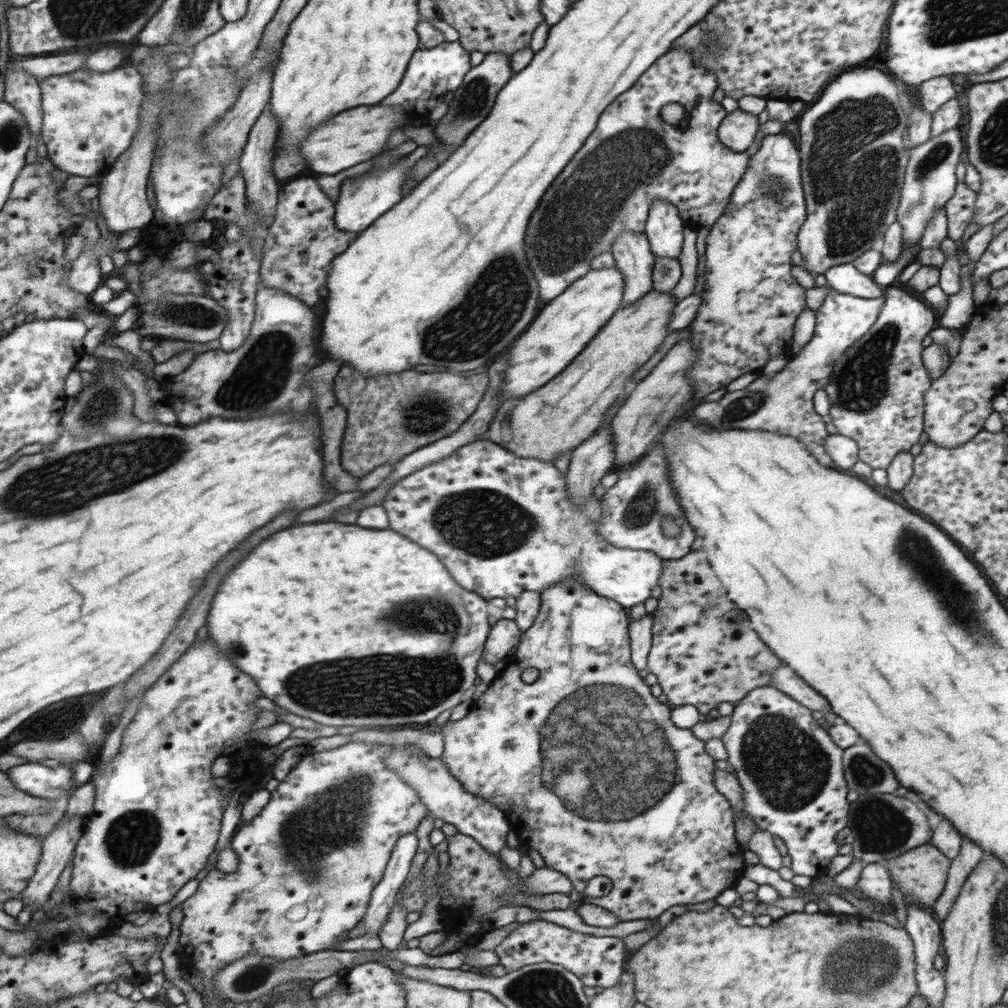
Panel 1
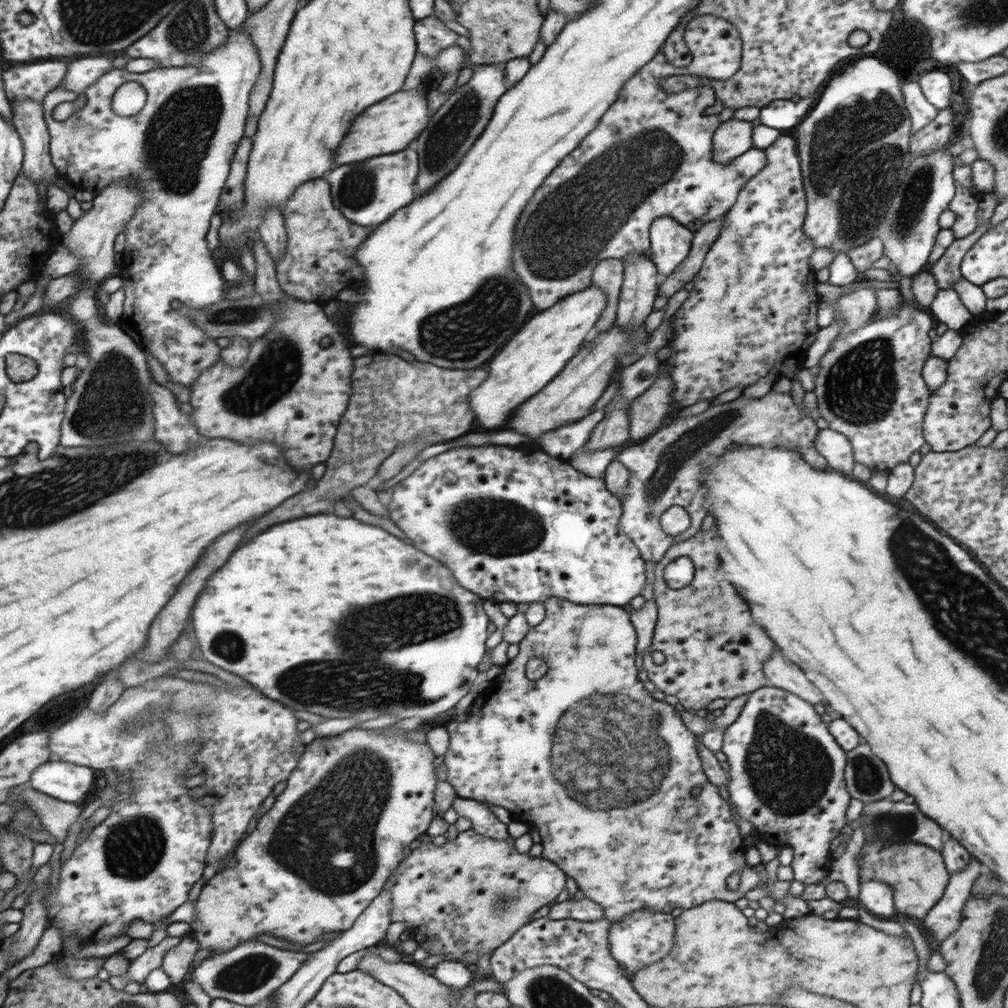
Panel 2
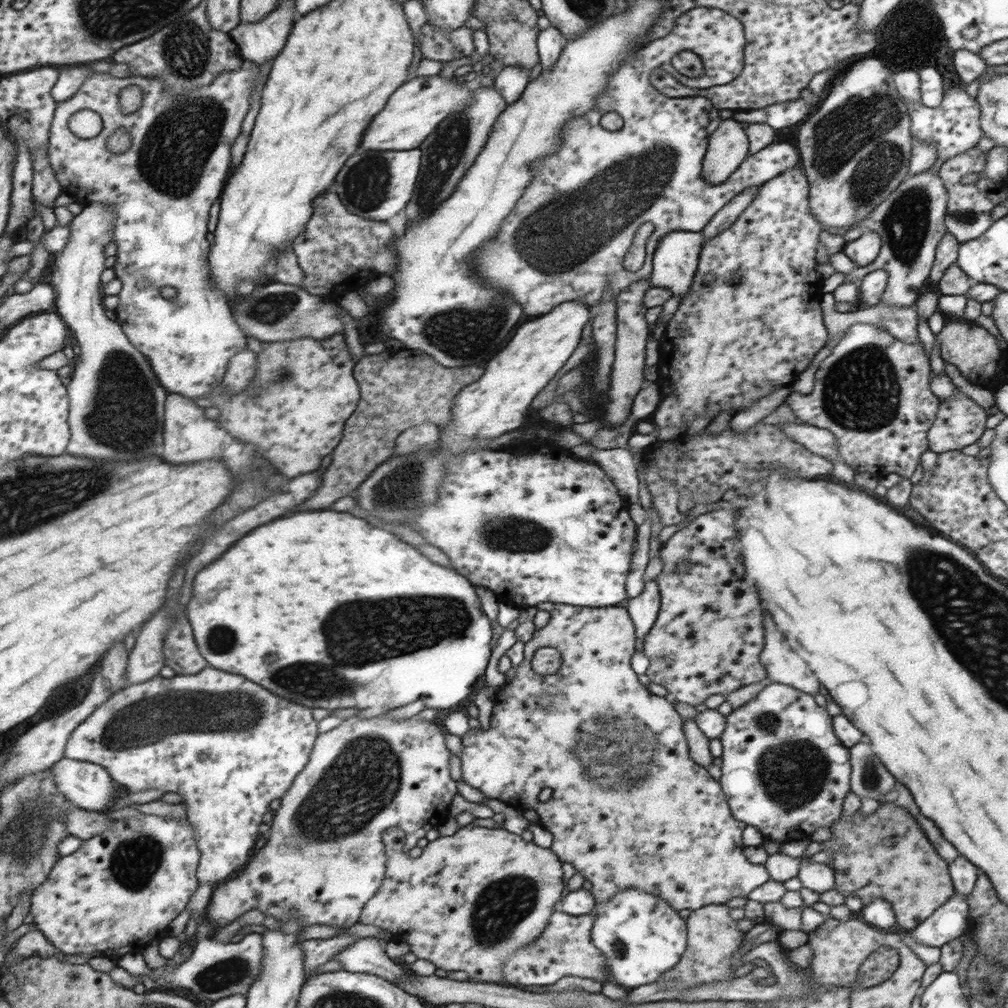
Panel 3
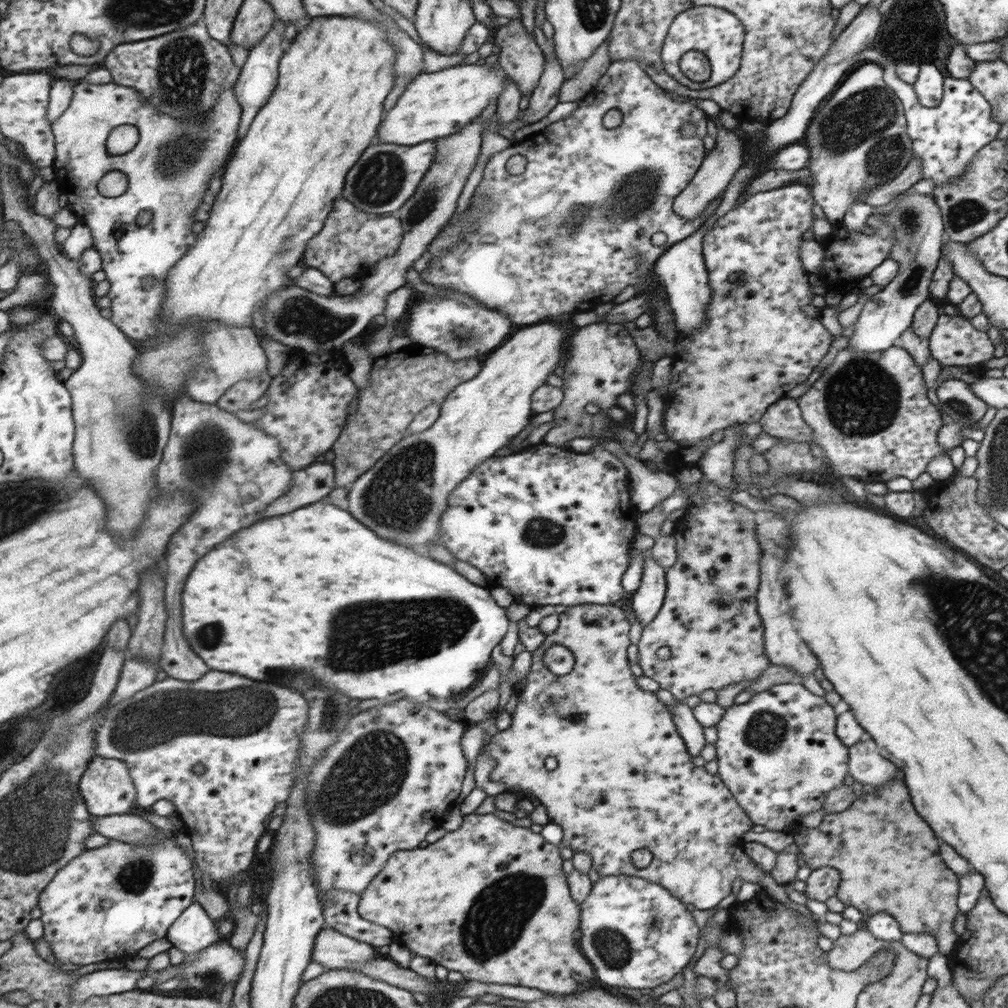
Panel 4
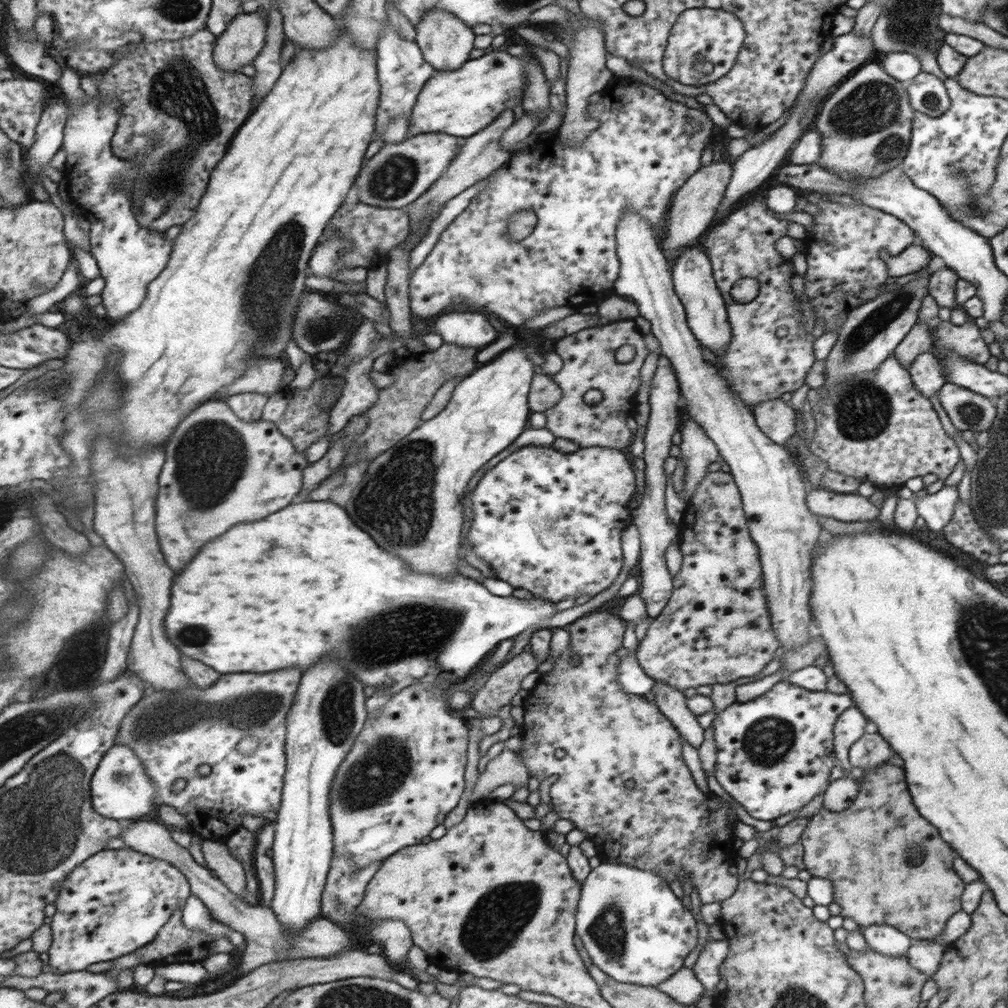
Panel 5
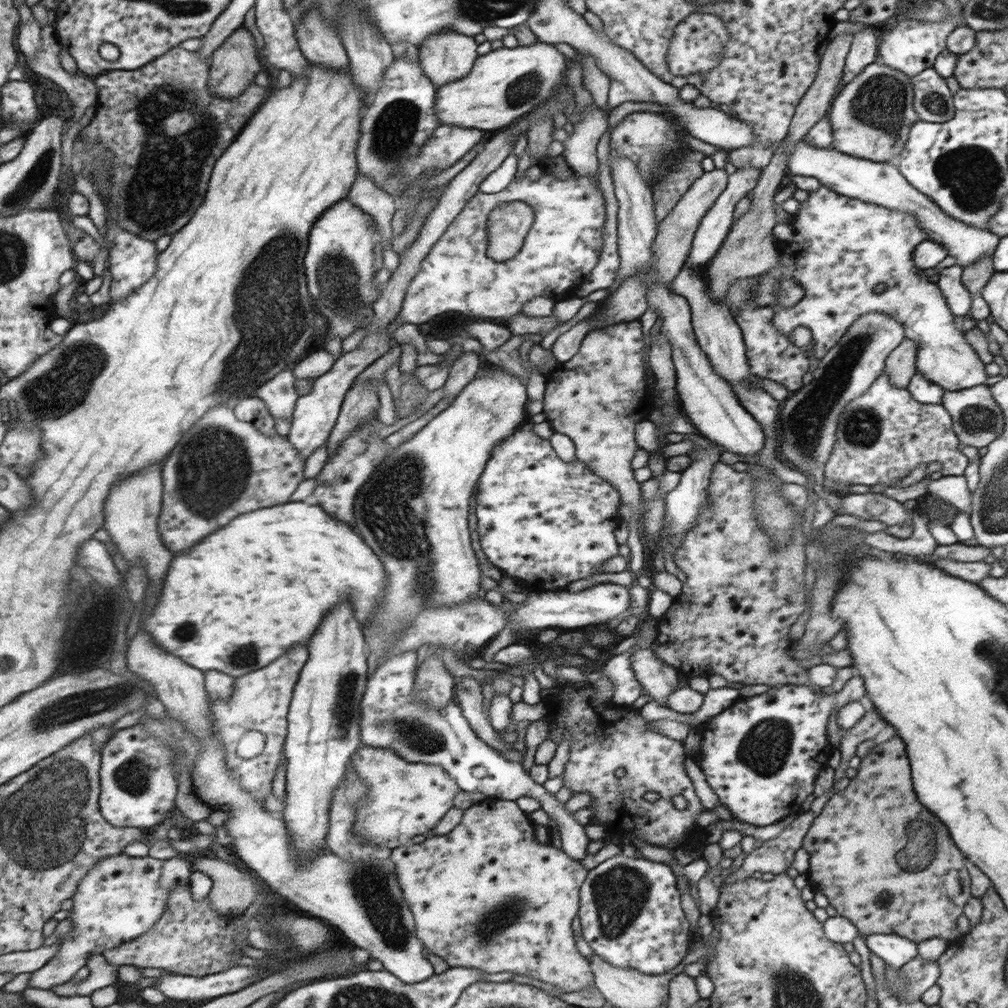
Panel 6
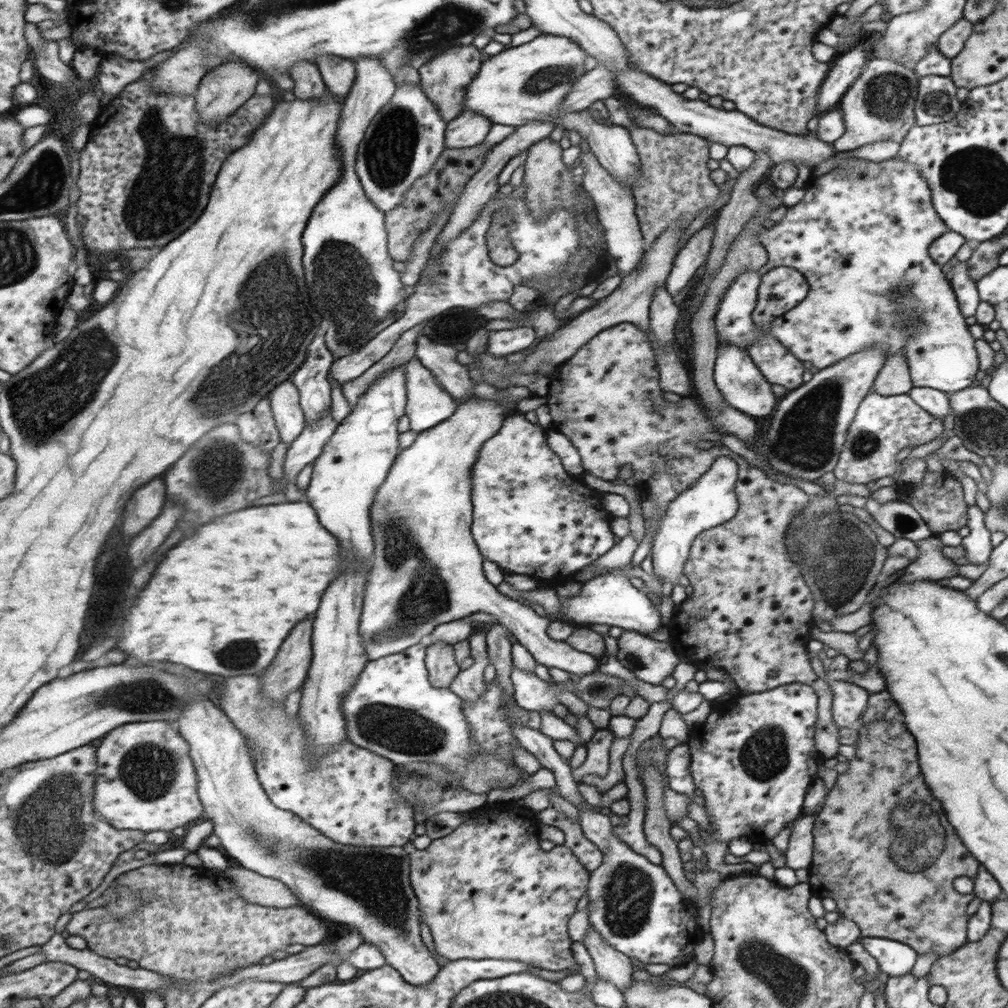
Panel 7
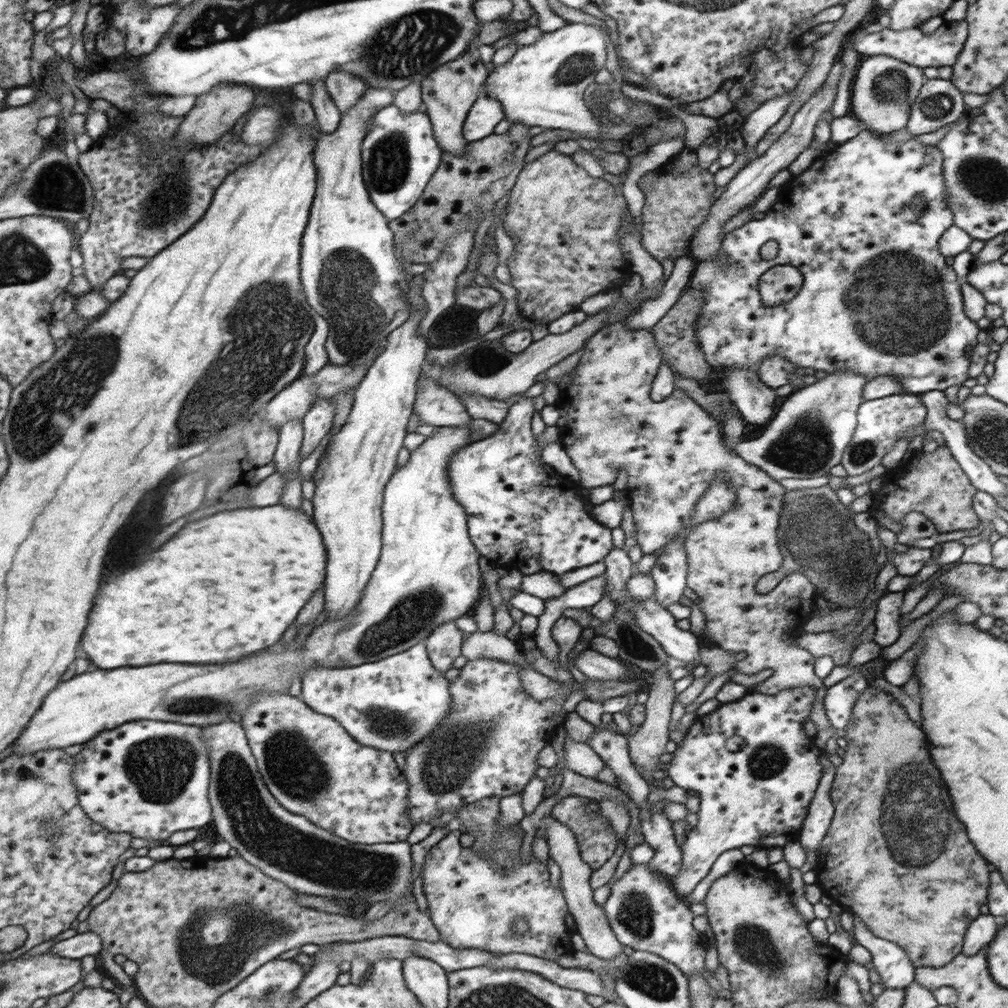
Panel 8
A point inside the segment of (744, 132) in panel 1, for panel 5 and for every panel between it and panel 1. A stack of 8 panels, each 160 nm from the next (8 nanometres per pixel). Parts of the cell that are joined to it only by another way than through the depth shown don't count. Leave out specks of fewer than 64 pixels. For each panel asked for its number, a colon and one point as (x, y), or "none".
2: (734, 137)
3: (728, 147)
4: (726, 157)
5: (693, 208)

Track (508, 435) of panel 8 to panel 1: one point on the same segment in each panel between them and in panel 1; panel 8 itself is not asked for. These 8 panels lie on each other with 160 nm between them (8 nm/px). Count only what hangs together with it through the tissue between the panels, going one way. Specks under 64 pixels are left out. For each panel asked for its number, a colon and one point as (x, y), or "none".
1: (503, 524)
2: (512, 526)
3: (531, 528)
4: (548, 527)
5: (549, 522)
6: (541, 520)
7: (530, 517)

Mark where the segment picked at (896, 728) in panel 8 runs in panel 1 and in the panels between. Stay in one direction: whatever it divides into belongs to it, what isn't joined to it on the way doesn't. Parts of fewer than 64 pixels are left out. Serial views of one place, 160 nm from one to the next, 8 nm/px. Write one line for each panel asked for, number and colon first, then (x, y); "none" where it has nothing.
1: (921, 873)
2: (918, 875)
3: (861, 846)
4: (888, 857)
5: (888, 865)
6: (857, 846)
7: (914, 900)

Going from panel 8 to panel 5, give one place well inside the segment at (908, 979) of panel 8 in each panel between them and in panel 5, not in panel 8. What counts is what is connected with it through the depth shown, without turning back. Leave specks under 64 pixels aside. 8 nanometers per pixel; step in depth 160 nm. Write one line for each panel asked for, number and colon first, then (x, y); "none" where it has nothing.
5: (883, 938)
6: (895, 951)
7: (895, 958)

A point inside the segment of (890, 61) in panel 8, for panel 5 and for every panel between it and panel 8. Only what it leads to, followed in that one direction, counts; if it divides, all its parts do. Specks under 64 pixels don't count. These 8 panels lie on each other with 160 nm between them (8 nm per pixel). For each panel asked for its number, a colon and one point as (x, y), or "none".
5: (866, 124)
6: (872, 117)
7: (879, 105)

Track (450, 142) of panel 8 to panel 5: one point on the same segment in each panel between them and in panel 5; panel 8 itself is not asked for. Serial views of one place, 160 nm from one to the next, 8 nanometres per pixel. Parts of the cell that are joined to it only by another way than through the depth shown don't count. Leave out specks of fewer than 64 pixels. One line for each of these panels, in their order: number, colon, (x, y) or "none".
5: (446, 41)
6: (447, 55)
7: (445, 78)

